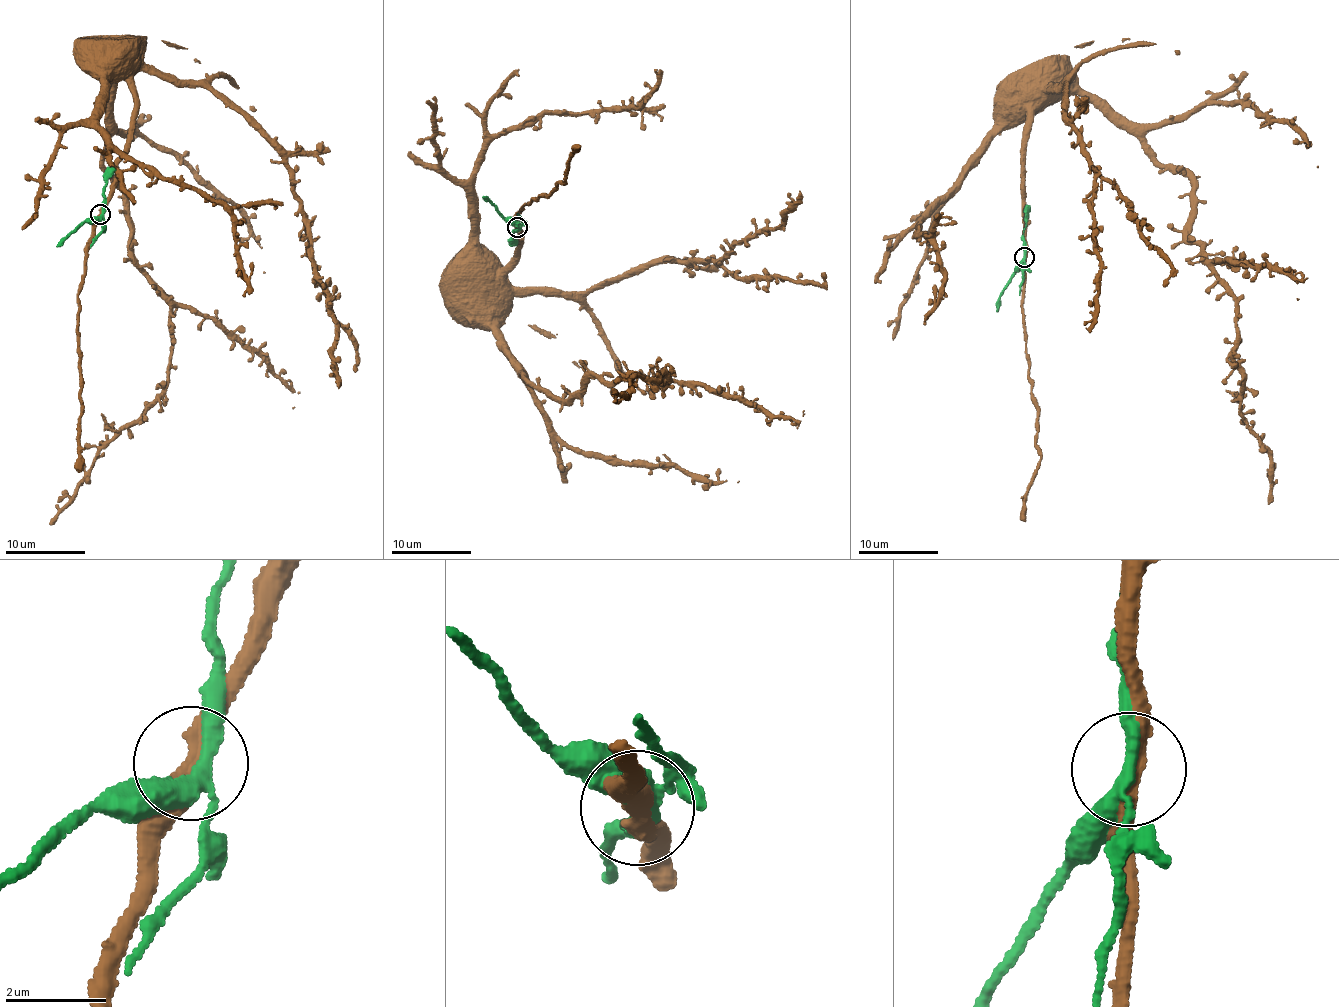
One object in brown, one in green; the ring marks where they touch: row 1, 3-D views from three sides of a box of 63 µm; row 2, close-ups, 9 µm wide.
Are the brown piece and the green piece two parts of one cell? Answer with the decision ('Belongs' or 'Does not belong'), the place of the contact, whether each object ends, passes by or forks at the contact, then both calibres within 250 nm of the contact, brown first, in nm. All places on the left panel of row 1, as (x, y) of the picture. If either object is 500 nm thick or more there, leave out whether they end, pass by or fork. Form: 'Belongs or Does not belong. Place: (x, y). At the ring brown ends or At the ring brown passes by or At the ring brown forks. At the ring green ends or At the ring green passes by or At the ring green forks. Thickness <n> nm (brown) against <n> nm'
Does not belong. Place: (100, 214). At the ring brown passes by. At the ring green forks. Thickness 360 nm (brown) against 240 nm

